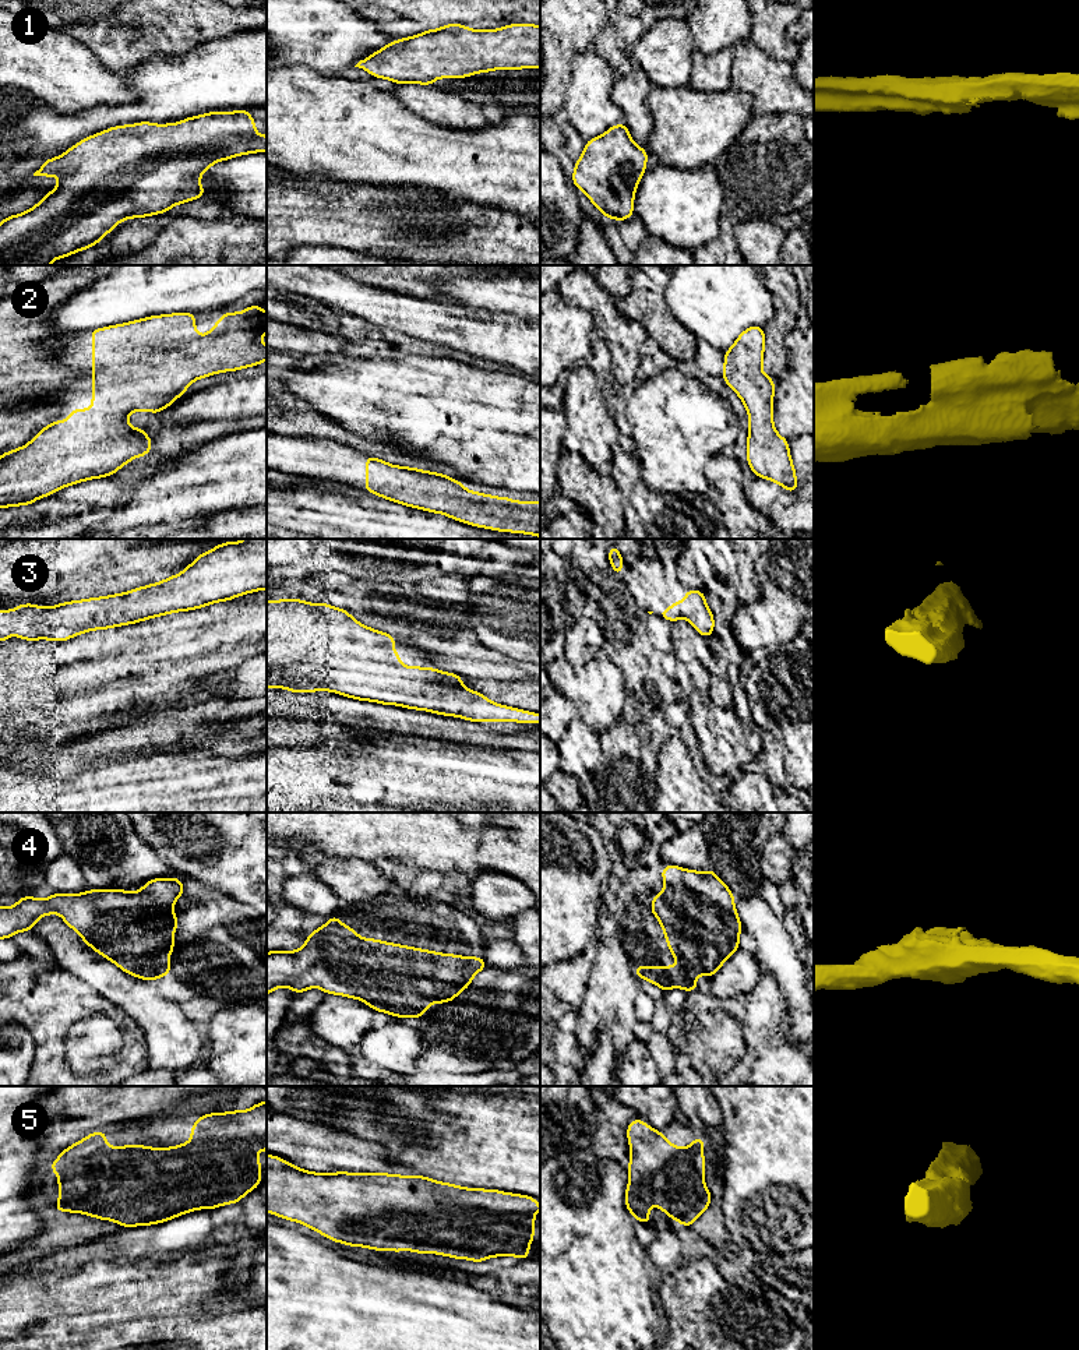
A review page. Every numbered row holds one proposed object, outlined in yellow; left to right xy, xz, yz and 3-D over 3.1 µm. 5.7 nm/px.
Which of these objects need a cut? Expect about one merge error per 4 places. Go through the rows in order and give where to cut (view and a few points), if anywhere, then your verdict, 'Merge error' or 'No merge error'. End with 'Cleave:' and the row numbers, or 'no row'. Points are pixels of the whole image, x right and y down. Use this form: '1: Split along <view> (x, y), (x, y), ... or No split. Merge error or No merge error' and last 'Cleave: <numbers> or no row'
1: No split. No merge error
2: No split. No merge error
3: No split. No merge error
4: No split. No merge error
5: No split. No merge error
Cleave: no row

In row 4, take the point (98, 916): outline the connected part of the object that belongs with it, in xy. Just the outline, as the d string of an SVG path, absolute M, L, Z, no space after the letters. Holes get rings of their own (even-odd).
M154 878L140 891L121 889L95 891L85 893L53 893L50 898L18 898L13 907L0 906L0 940L11 938L18 931L34 931L34 923L46 914L60 914L64 923L77 931L82 941L95 952L112 960L123 972L152 981L172 972L168 959L174 948L173 934L179 916L172 906L184 892L184 885L174 878Z

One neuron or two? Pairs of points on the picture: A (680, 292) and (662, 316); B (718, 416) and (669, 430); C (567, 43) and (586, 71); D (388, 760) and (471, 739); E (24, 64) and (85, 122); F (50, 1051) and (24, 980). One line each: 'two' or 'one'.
A: two
B: one
C: two
D: two
E: two
F: one

